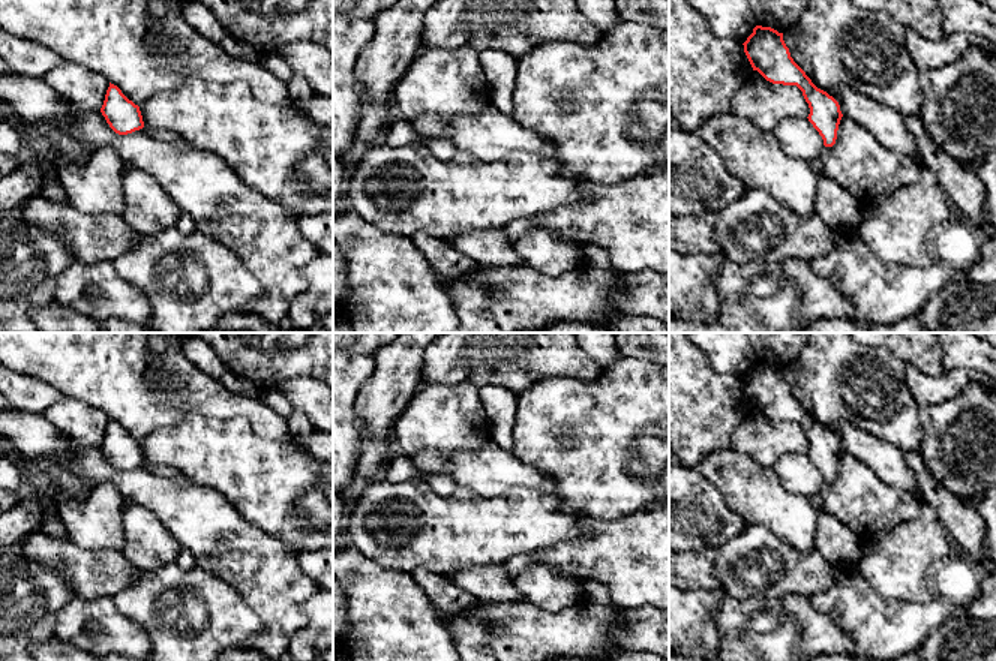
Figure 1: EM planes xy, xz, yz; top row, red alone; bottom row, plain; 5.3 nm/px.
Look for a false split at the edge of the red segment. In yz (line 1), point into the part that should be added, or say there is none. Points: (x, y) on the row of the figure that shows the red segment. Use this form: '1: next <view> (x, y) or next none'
1: next yz (827, 150)

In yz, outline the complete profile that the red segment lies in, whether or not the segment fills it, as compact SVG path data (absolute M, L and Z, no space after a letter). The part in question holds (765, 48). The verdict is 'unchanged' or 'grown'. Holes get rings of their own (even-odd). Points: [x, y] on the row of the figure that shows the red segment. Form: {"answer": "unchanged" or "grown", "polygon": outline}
{"answer": "grown", "polygon": "M756 25L742 43L744 52L753 67L772 84L796 85L808 103L808 121L824 139L824 150L813 163L820 166L836 144L837 130L843 117L838 102L826 91L818 88L806 72L794 61L783 33L771 27Z"}

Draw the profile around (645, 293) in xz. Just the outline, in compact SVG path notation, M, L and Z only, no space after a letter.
M654 271L621 273L616 285L624 295L616 307L627 315L650 316L669 325L669 276Z

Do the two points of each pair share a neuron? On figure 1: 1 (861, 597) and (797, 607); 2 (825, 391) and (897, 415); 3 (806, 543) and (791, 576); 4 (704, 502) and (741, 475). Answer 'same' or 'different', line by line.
1: different
2: same
3: different
4: different

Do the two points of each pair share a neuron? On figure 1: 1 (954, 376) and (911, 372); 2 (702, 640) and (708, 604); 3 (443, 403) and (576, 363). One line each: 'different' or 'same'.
1: same
2: same
3: different

